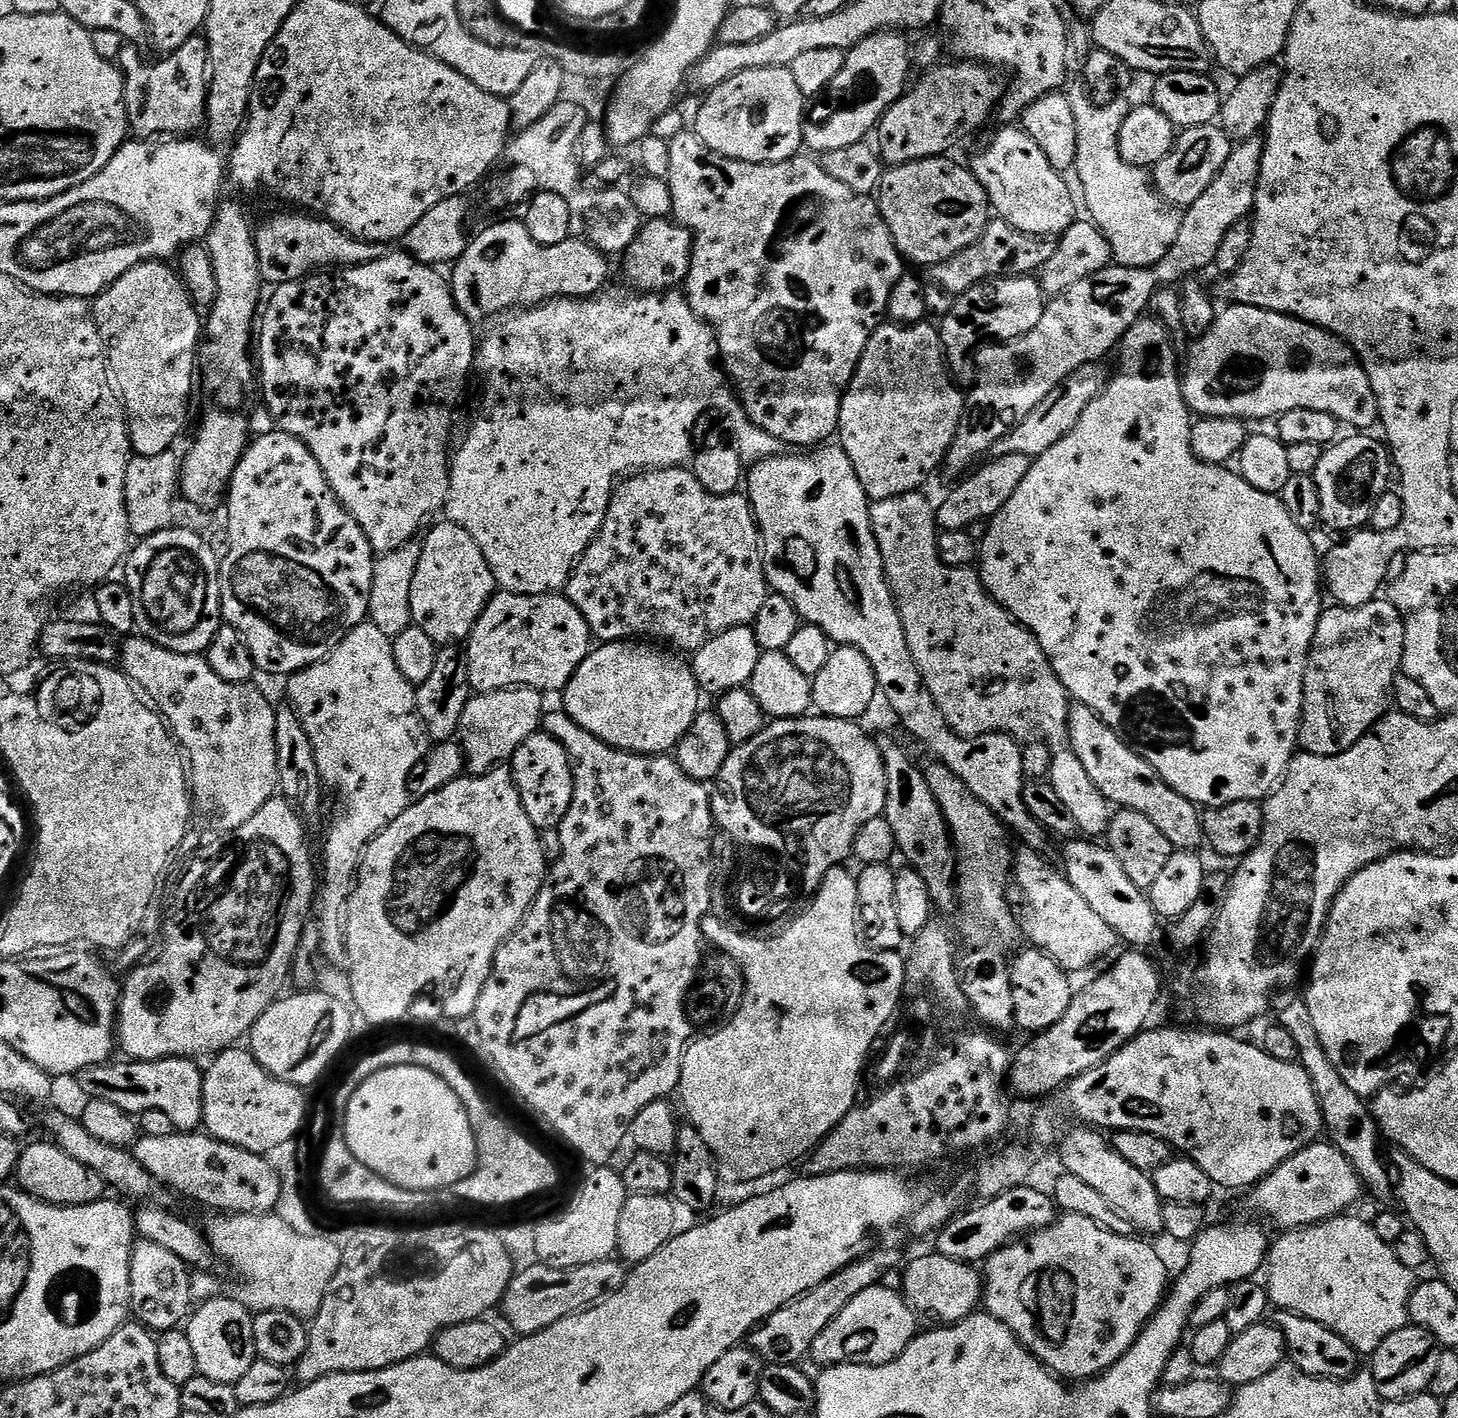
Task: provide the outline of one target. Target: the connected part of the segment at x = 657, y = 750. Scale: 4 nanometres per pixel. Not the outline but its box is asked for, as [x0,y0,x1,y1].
[562,639,702,756]

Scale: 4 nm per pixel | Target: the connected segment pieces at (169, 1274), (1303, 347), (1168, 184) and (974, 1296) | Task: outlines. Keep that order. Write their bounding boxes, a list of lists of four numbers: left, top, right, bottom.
[[130,1239,194,1334],[1182,303,1380,430],[1154,123,1234,206],[904,1251,984,1326]]

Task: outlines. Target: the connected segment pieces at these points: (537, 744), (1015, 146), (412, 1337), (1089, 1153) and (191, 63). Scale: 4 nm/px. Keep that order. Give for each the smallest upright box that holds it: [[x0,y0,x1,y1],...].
[[510,732,574,830],[970,126,1078,238],[294,1231,514,1385],[1056,1124,1164,1236],[118,34,210,138]]

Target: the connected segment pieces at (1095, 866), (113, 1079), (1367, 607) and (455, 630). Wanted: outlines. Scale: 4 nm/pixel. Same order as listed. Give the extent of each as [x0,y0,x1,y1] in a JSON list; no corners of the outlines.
[[1062,838,1158,950],[79,1056,204,1132],[1299,598,1404,756],[406,522,498,646]]

